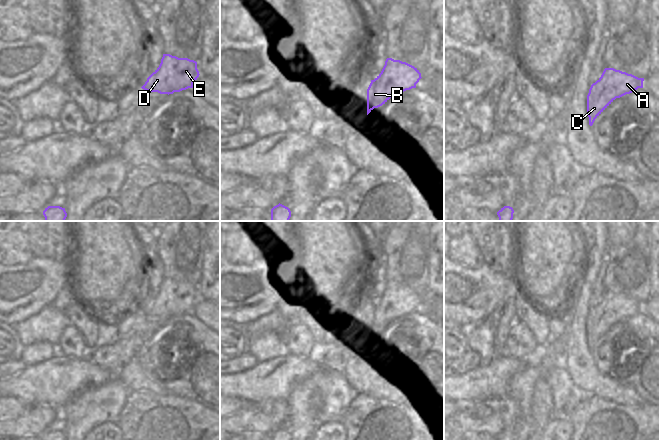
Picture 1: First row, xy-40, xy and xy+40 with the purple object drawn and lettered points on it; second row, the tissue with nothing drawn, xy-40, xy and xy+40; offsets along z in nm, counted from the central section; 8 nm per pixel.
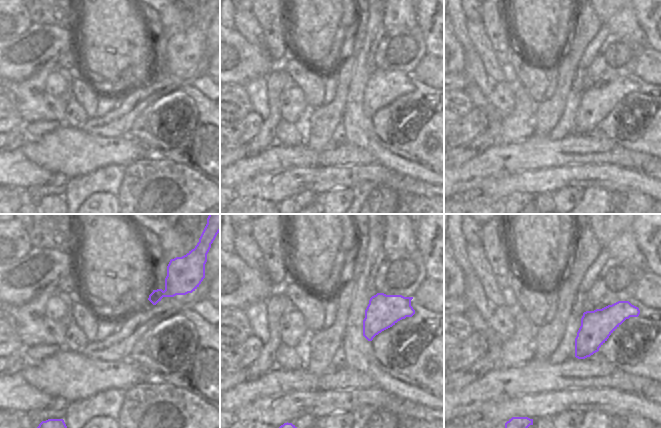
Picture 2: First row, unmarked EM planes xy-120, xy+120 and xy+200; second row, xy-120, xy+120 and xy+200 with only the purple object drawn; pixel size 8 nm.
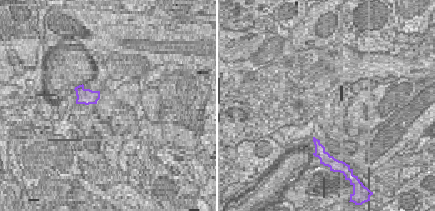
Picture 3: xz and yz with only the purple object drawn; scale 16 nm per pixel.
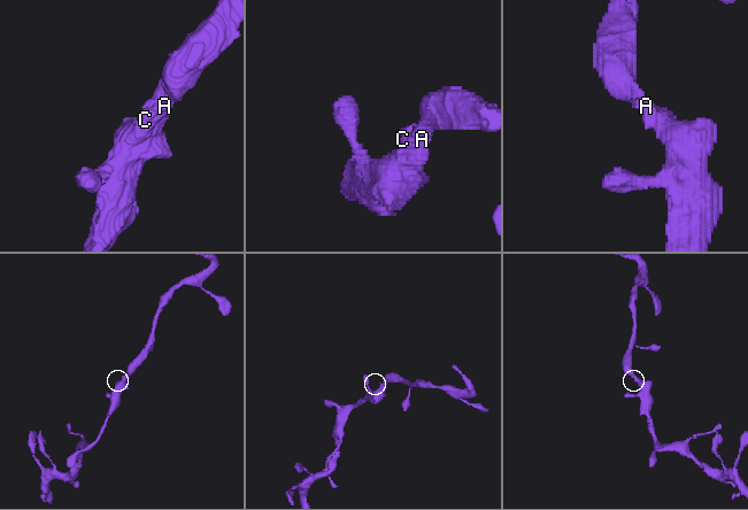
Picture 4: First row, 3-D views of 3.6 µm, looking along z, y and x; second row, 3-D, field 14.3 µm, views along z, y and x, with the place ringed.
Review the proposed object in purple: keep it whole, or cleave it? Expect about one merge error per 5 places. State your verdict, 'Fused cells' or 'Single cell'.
Single cell

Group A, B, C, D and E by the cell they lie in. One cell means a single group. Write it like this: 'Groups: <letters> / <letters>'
Groups: A B C D E

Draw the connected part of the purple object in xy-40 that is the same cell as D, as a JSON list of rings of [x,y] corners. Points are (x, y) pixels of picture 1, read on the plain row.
[[[163,278],[159,291],[141,312],[148,316],[169,319],[193,312],[193,307],[199,299],[196,285]]]

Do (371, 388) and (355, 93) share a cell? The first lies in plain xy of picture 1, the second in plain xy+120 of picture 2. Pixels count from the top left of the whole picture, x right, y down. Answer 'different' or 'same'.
same

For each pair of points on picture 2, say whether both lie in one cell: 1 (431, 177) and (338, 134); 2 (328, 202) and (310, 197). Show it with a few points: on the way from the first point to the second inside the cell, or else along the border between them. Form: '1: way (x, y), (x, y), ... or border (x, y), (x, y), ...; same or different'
1: border (341, 122), (347, 142); different
2: border (318, 196), (316, 202); different

